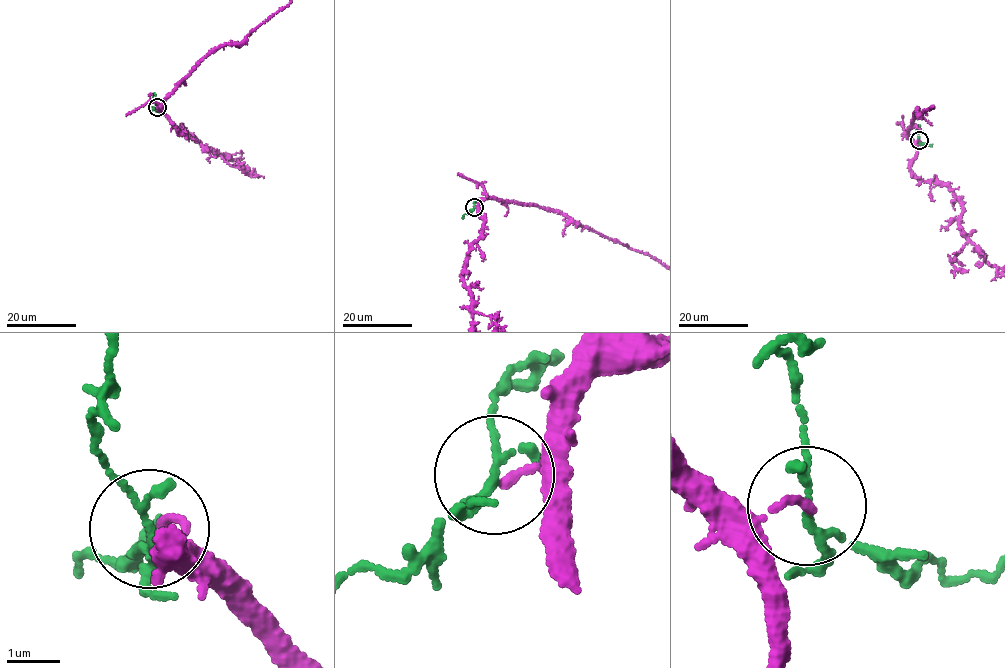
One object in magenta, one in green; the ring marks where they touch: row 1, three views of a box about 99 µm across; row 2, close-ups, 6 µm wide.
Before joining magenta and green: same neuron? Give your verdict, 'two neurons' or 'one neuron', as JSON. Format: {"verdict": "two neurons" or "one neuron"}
{"verdict": "one neuron"}

